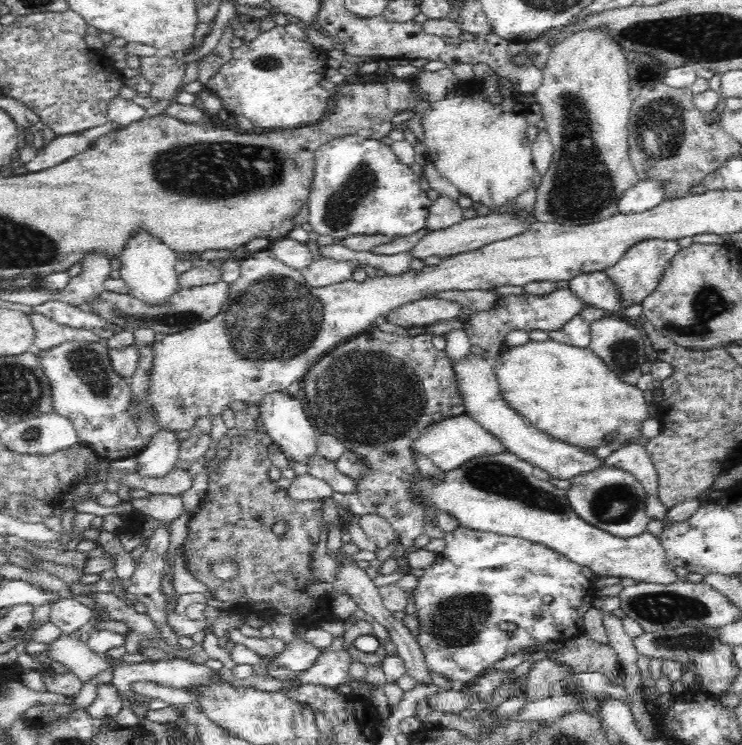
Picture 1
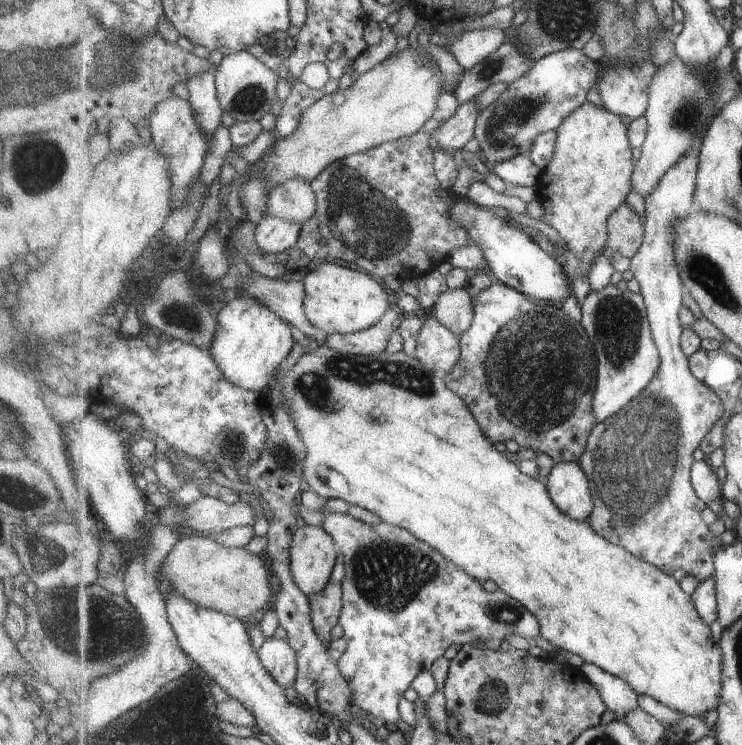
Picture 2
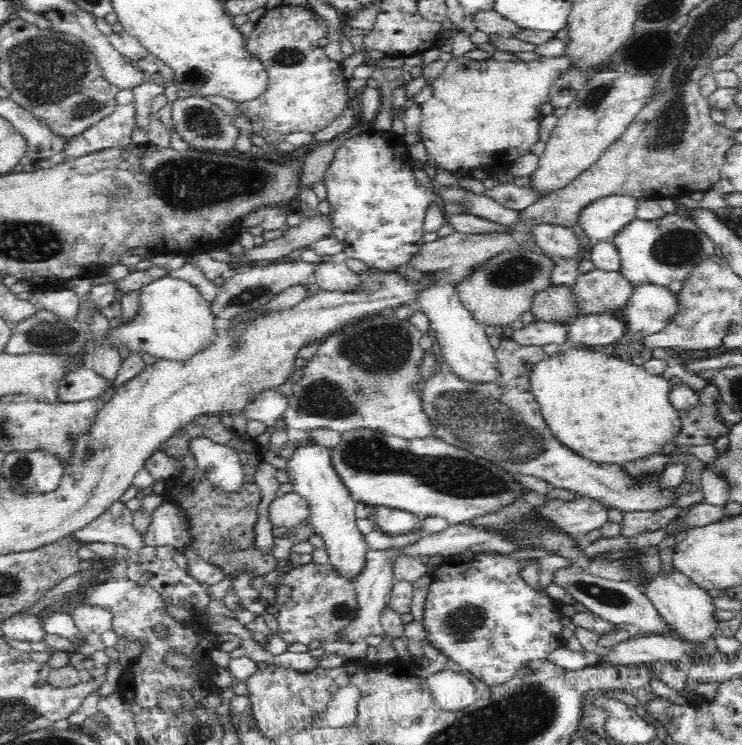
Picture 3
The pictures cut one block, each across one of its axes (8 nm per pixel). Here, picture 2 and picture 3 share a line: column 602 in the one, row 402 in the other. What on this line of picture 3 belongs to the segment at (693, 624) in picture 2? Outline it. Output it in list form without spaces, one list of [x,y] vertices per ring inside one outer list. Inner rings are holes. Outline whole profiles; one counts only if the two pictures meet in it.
[[[562,349],[545,355],[531,366],[527,376],[527,389],[539,406],[541,416],[552,437],[560,445],[591,462],[624,464],[642,456],[660,453],[666,441],[680,432],[680,417],[668,400],[670,381],[650,374],[643,365],[613,357],[607,349]]]

